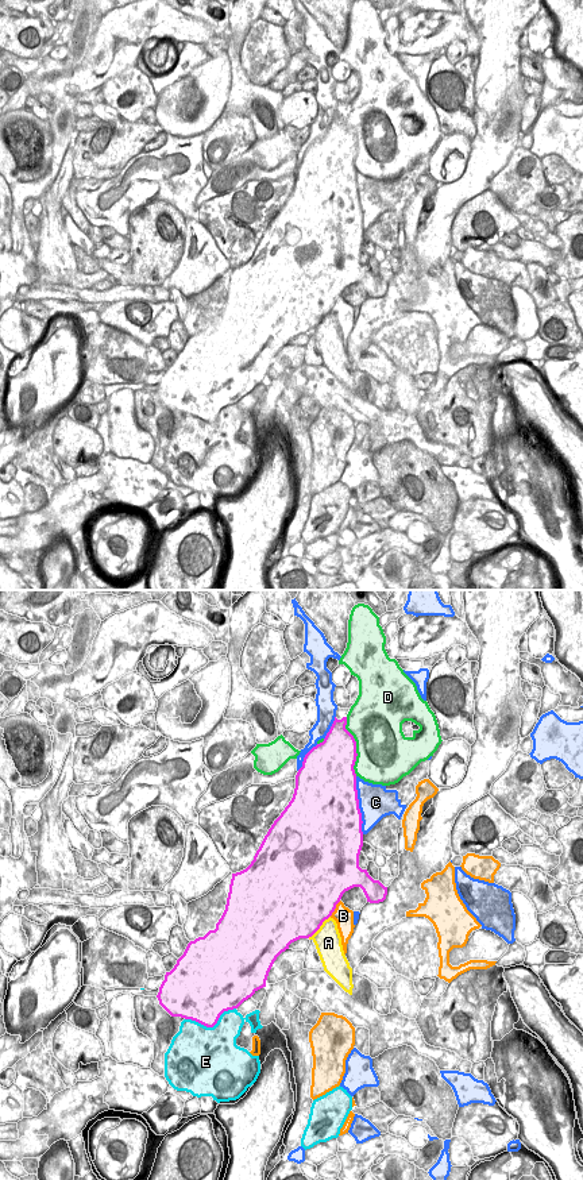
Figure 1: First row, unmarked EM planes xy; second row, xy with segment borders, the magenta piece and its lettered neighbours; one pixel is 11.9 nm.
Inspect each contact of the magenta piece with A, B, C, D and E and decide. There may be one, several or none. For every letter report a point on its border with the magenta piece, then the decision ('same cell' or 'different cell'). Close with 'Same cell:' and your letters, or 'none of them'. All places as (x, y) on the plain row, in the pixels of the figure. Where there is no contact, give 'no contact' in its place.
A: contact xy (319, 323); different cell
B: contact xy (335, 303); different cell
C: contact xy (358, 200); different cell
D: contact xy (355, 142); different cell
E: contact xy (211, 421); different cell
Same cell: none of them

